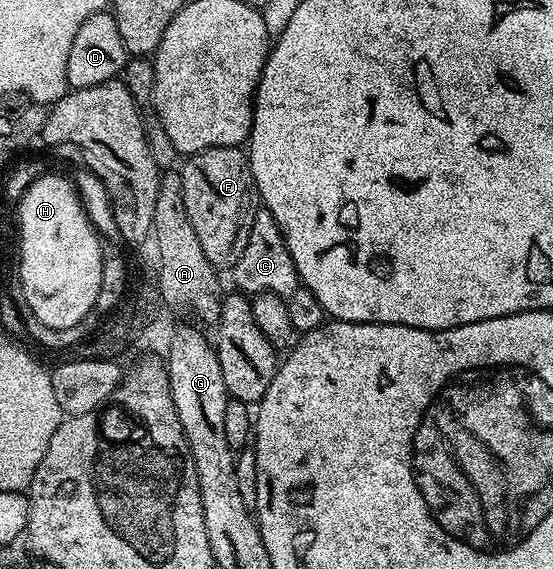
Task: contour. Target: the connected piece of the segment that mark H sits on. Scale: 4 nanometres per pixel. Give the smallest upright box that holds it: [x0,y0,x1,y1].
[21,176,101,330]

